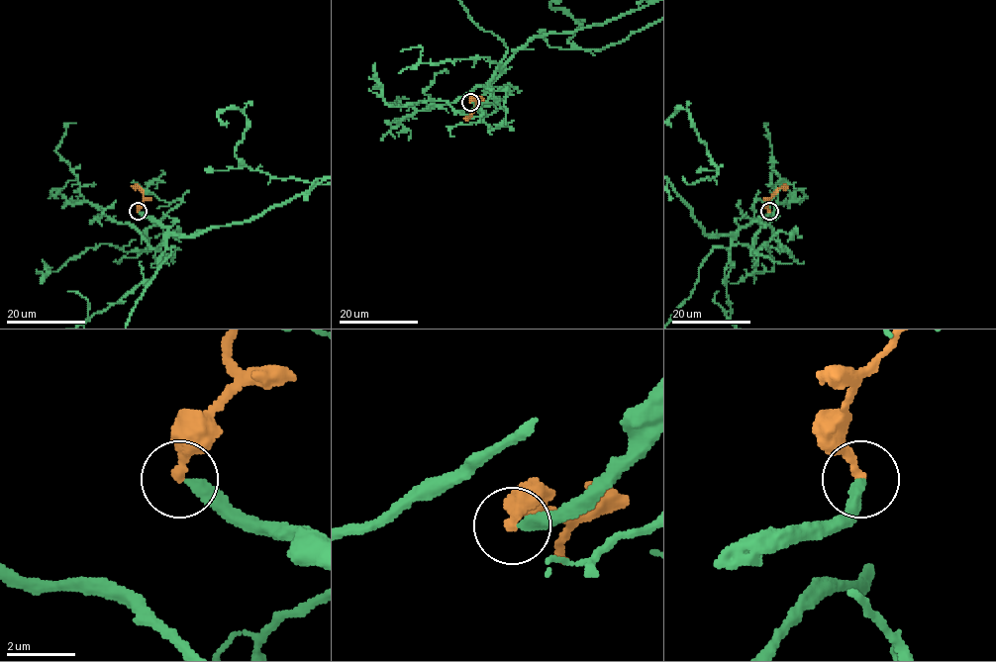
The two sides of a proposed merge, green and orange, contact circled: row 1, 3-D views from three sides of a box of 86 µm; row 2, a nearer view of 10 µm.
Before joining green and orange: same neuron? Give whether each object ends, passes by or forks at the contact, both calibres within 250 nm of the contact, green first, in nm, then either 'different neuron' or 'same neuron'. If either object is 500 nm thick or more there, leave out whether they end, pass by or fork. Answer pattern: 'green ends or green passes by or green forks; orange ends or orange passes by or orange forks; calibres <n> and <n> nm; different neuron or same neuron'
green ends; orange ends; calibres 320 and 260 nm; different neuron

